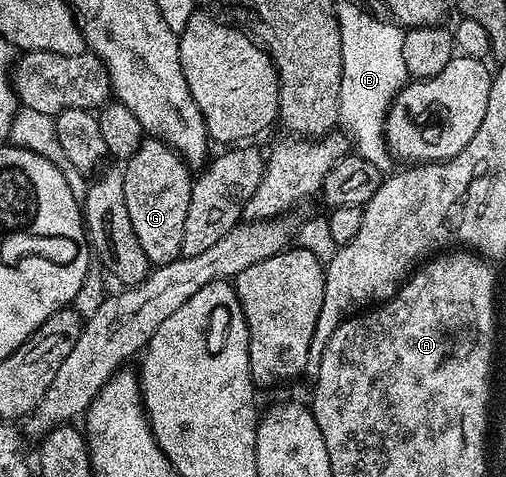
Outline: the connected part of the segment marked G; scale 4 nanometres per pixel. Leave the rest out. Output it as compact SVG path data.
M144 139L140 143L140 146L137 147L136 153L122 166L122 171L123 182L125 183L125 207L129 210L129 220L133 223L133 231L137 235L137 240L141 242L141 251L145 251L145 255L150 259L152 266L173 263L181 256L181 238L185 232L185 214L189 212L189 195L191 194L191 186L193 184L192 170L189 168L187 162L184 161L174 149L169 148L165 142L154 139Z

